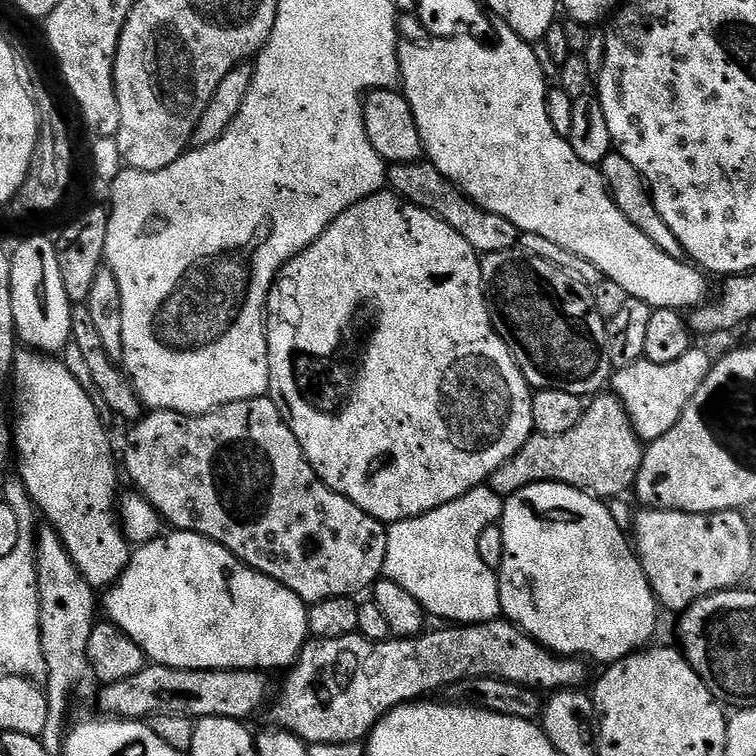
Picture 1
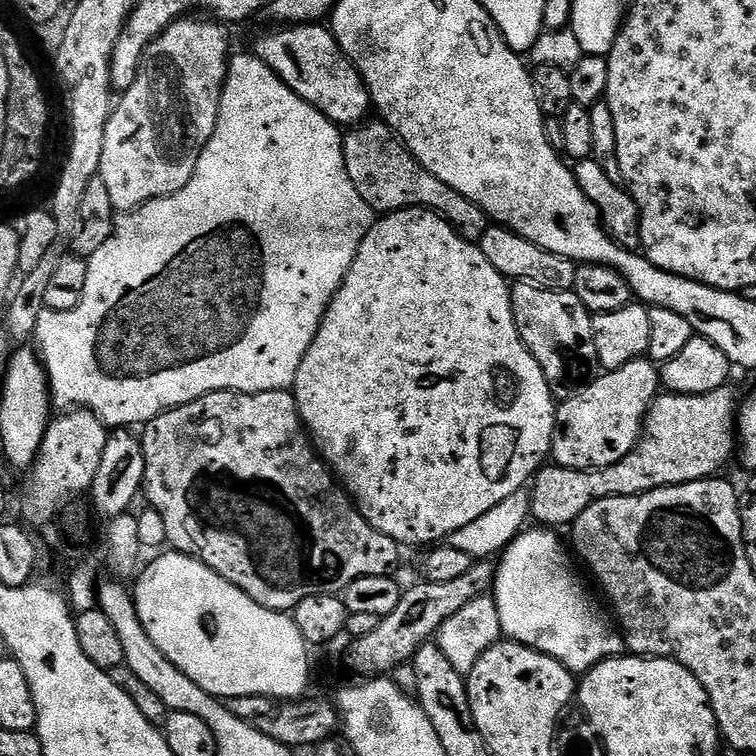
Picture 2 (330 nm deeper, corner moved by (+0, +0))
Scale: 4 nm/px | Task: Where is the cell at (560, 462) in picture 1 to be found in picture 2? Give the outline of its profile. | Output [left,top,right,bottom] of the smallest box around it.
[530,383,738,530]

